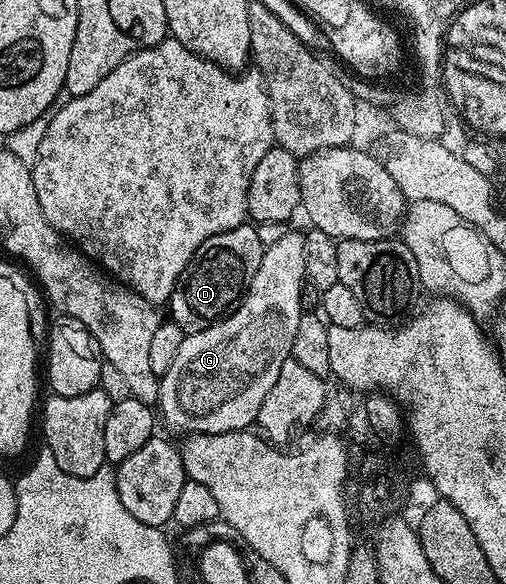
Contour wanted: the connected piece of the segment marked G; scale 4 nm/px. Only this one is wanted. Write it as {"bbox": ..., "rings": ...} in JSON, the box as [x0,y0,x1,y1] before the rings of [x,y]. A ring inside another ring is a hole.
{"bbox":[157,233,307,435],"rings":[[[282,233],[274,242],[265,246],[260,267],[246,288],[241,301],[215,325],[204,331],[187,333],[172,367],[158,382],[157,412],[166,420],[170,429],[181,435],[191,433],[227,433],[237,429],[249,430],[258,420],[260,403],[272,391],[280,367],[292,357],[292,343],[296,339],[296,327],[300,327],[302,287],[307,280],[305,269],[305,236],[298,233]]]}

